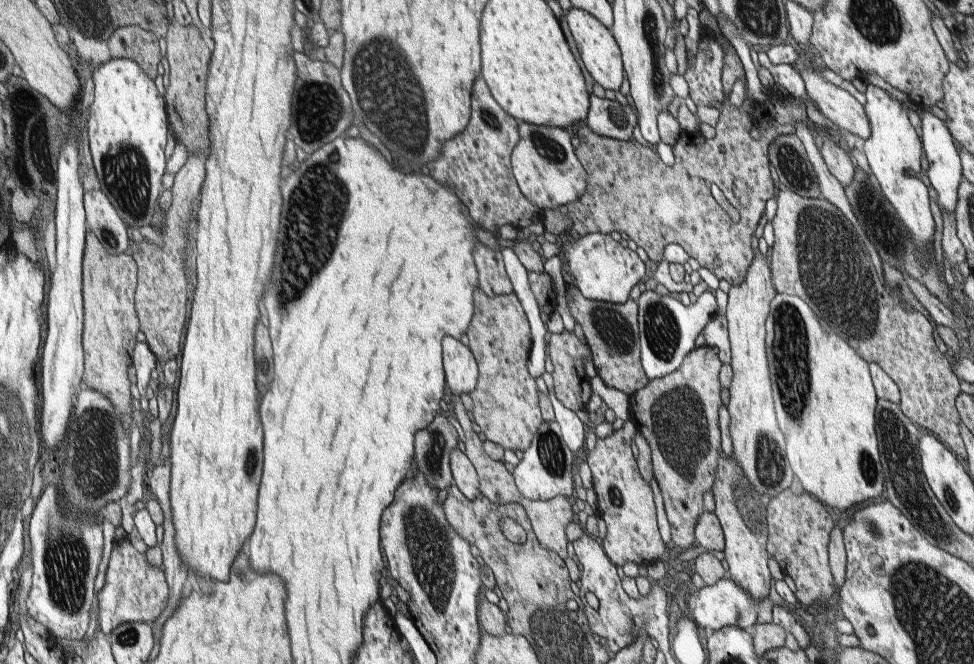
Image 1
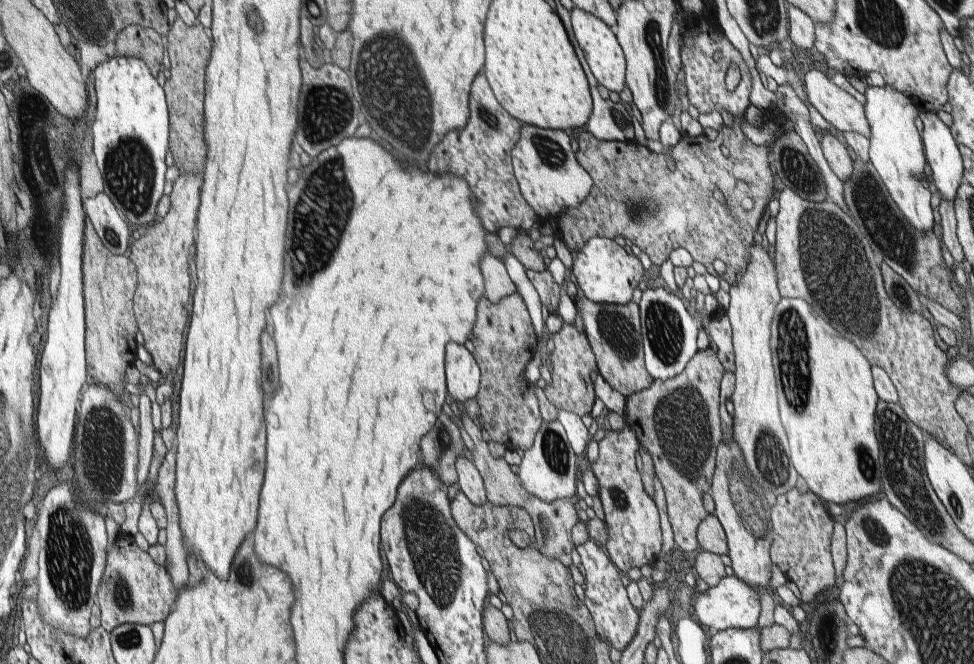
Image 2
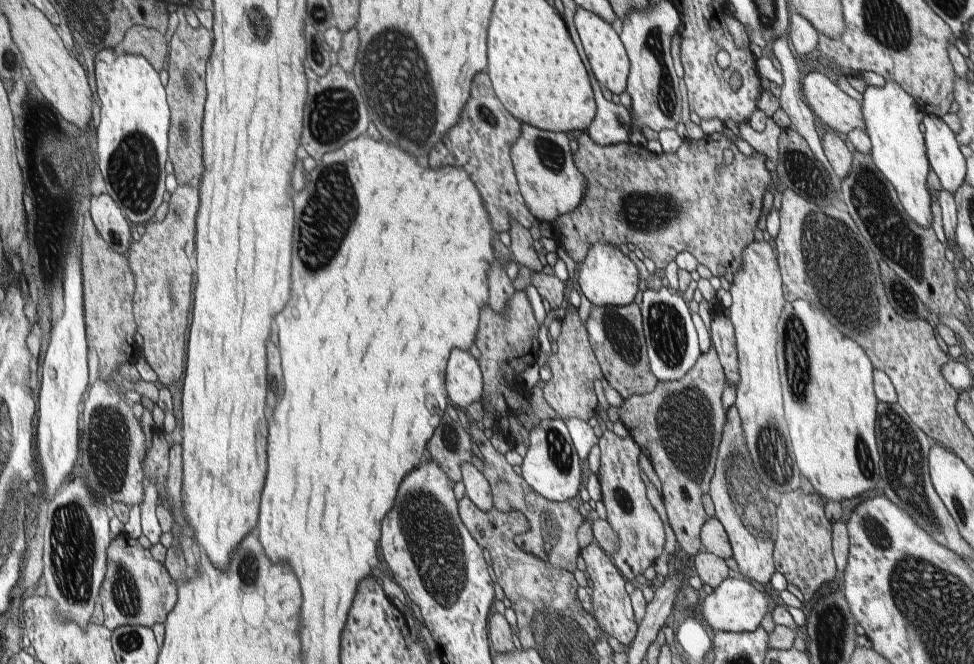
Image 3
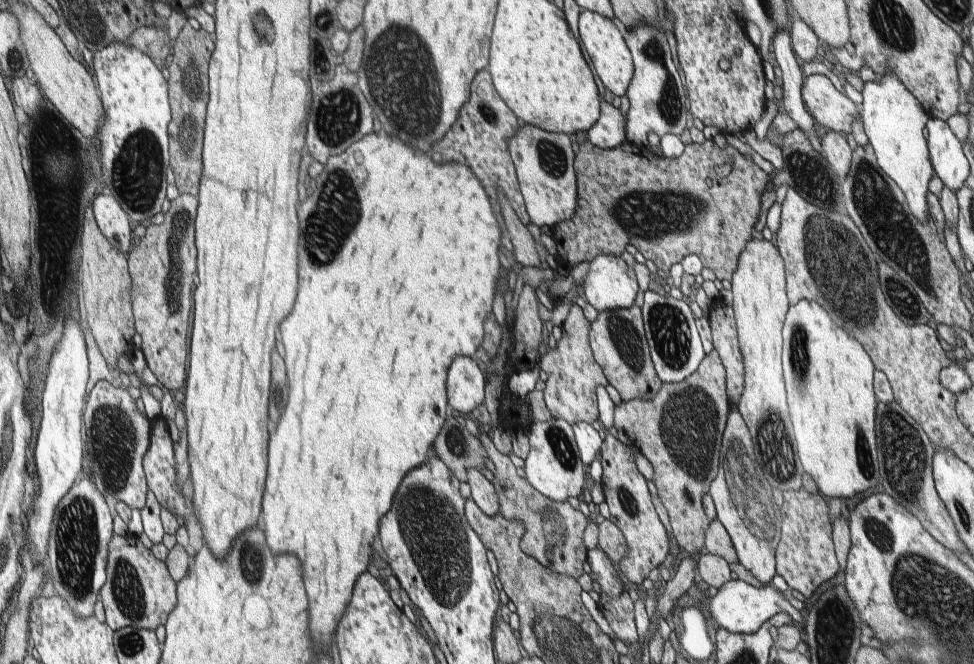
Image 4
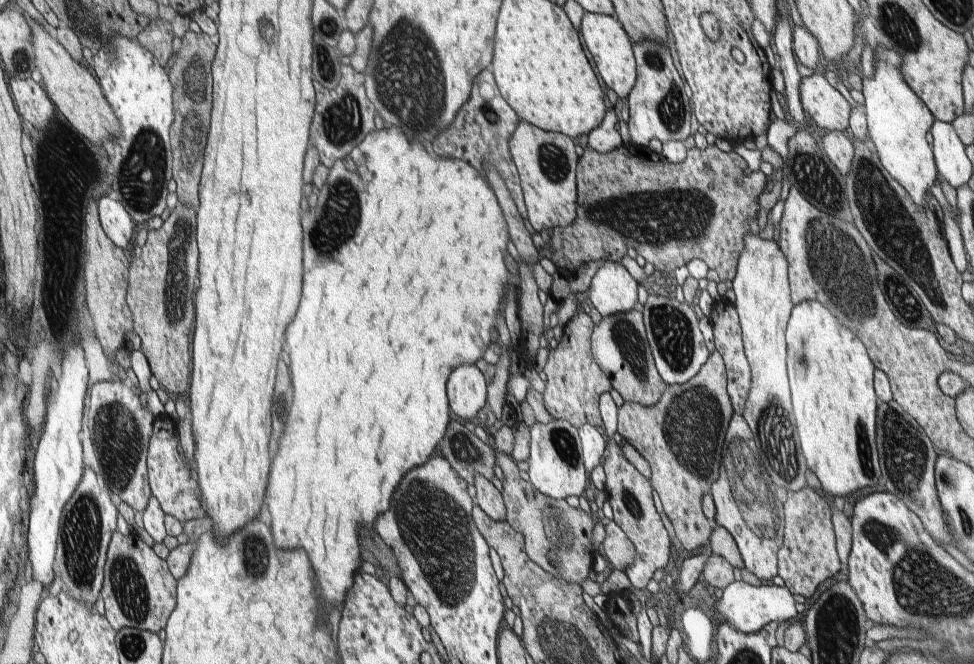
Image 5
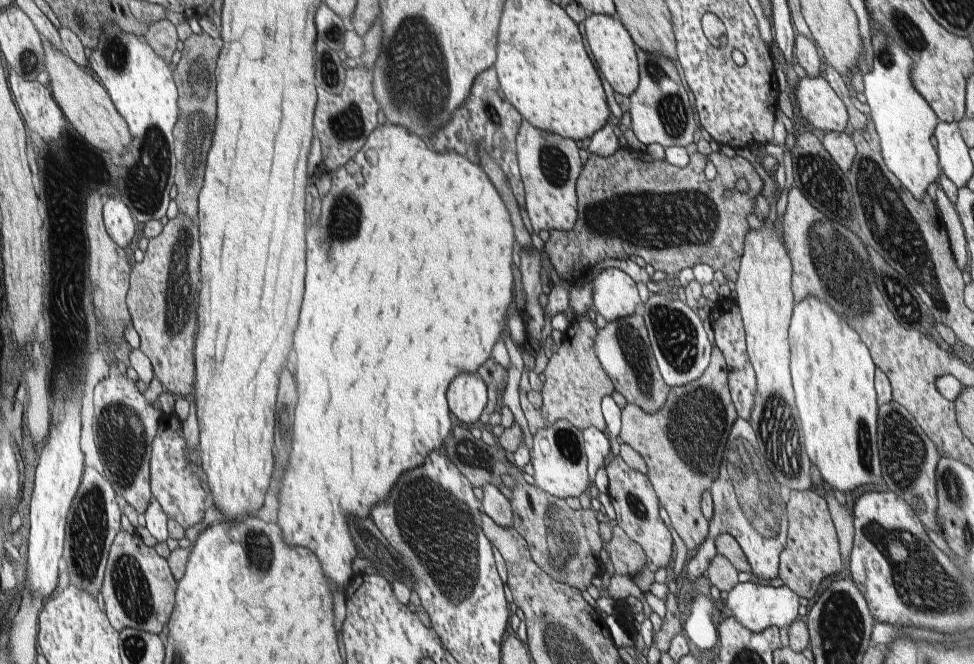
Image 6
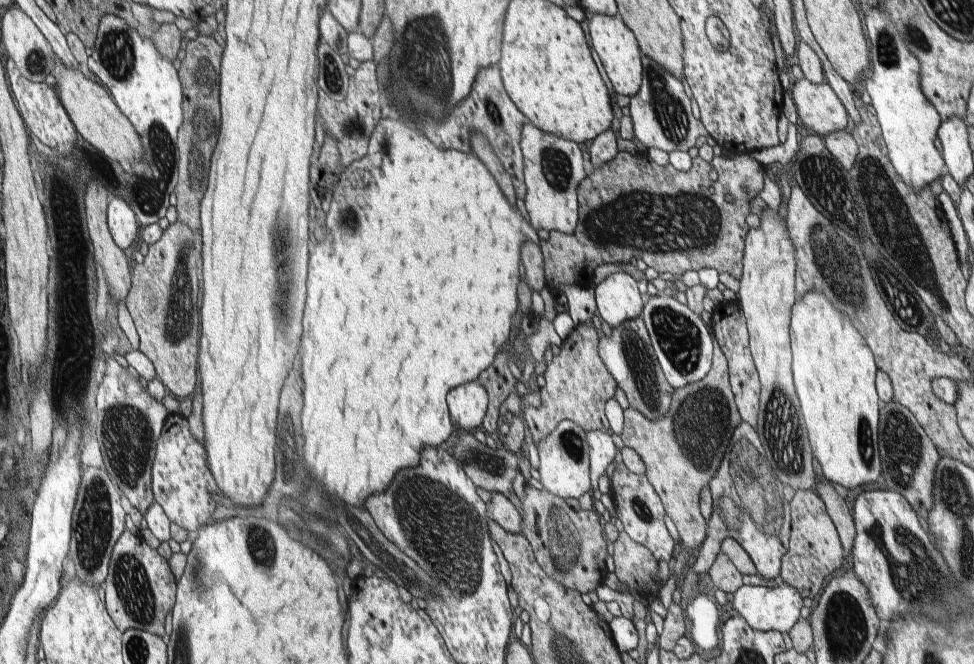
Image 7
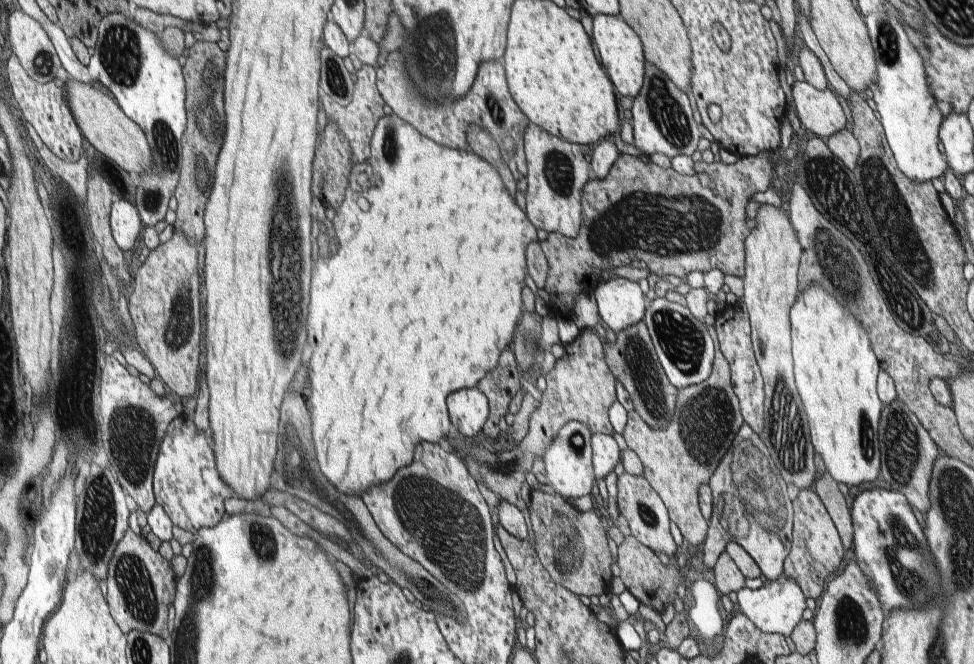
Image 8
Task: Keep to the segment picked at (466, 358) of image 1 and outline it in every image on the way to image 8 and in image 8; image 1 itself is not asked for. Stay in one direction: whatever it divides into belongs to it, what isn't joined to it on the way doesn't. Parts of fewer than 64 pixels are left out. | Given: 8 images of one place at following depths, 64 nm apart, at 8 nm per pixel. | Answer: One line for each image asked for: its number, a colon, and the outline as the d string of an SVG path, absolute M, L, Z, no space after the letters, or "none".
2: M447 344L447 392L449 398L461 406L467 398L477 398L481 370L477 356L469 354L461 344Z
3: M451 350L447 362L447 396L451 408L461 414L473 400L483 396L483 374L479 362L465 350Z
4: M457 356L451 362L447 374L447 402L453 408L455 416L463 416L475 406L483 404L485 384L487 378L473 358Z
5: M459 364L447 382L447 400L451 402L453 418L469 420L483 408L485 402L485 376L475 364Z
6: M475 372L475 374L457 374L451 384L449 384L449 390L447 390L447 404L451 406L451 414L455 414L457 418L457 424L465 424L467 428L469 426L477 426L485 406L487 406L487 386L485 382L481 380L481 376Z
7: M477 380L465 382L463 386L455 386L447 394L447 406L451 408L451 418L453 422L457 422L457 430L463 432L473 434L477 428L481 428L487 404L489 404L487 390Z
8: M475 386L467 390L457 390L447 398L447 410L451 410L451 424L463 436L477 438L489 416L489 400Z

